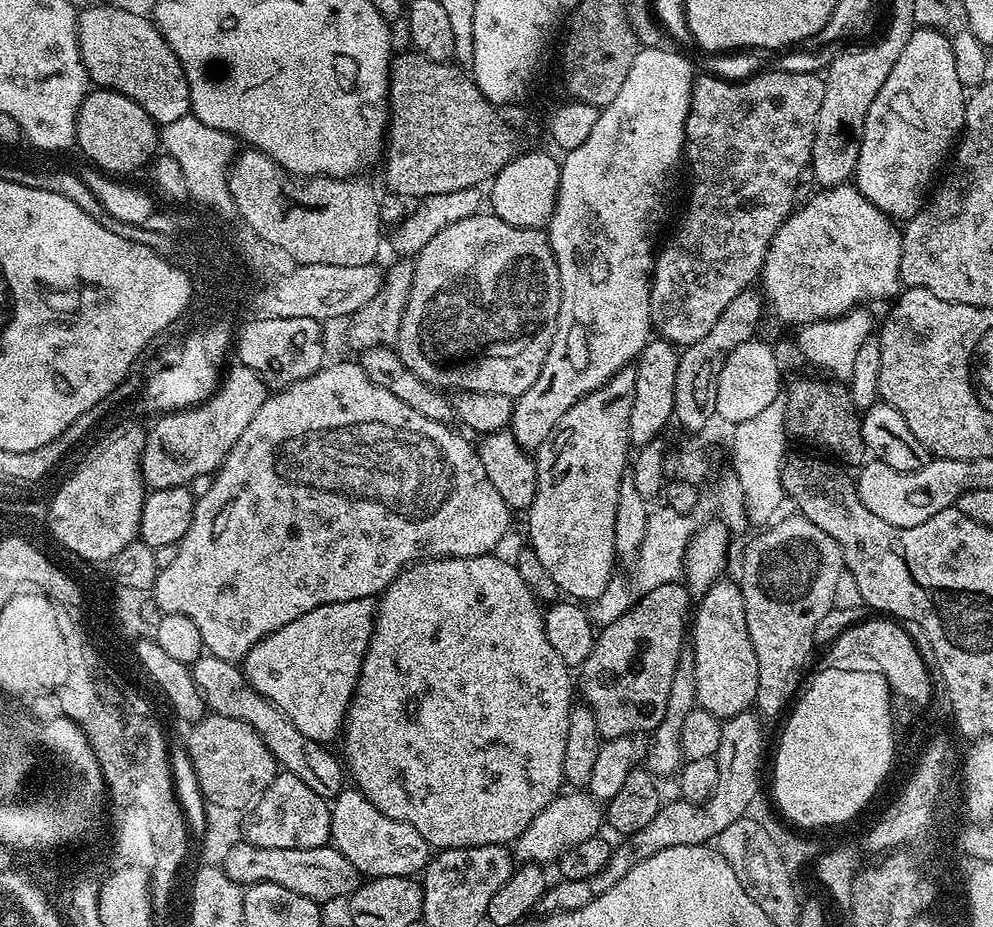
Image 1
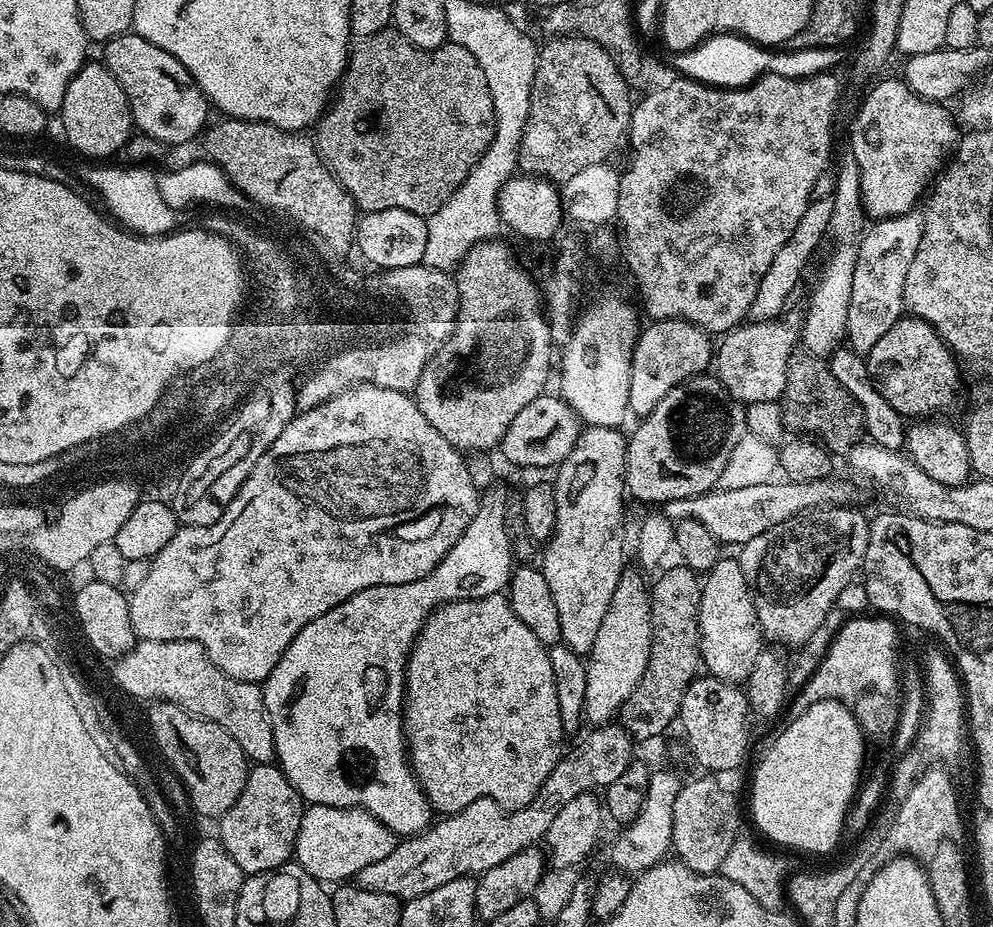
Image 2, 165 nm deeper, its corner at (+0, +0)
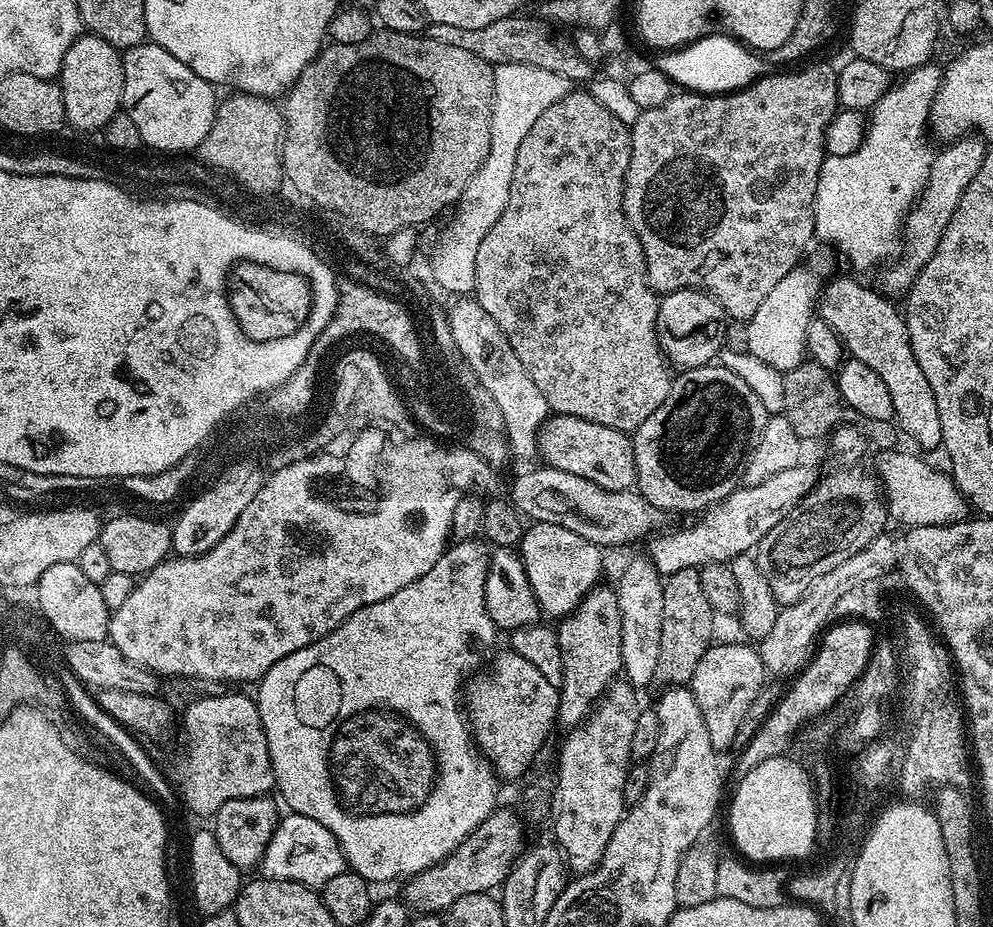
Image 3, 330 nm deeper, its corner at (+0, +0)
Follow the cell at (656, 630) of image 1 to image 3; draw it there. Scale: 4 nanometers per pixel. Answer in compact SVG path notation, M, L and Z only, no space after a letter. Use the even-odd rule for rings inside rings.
M699 568L678 570L664 583L665 605L662 606L662 640L655 683L660 686L684 686L691 681L702 654L712 647L717 613L713 612L706 593L702 590Z

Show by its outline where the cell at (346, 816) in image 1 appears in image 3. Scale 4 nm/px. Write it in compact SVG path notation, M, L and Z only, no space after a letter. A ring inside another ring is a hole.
M292 812L281 815L274 838L270 838L270 846L266 846L259 871L266 880L293 880L320 890L326 882L330 882L330 878L346 871L346 861L338 846L338 838L334 838L322 822L314 822L314 818Z

